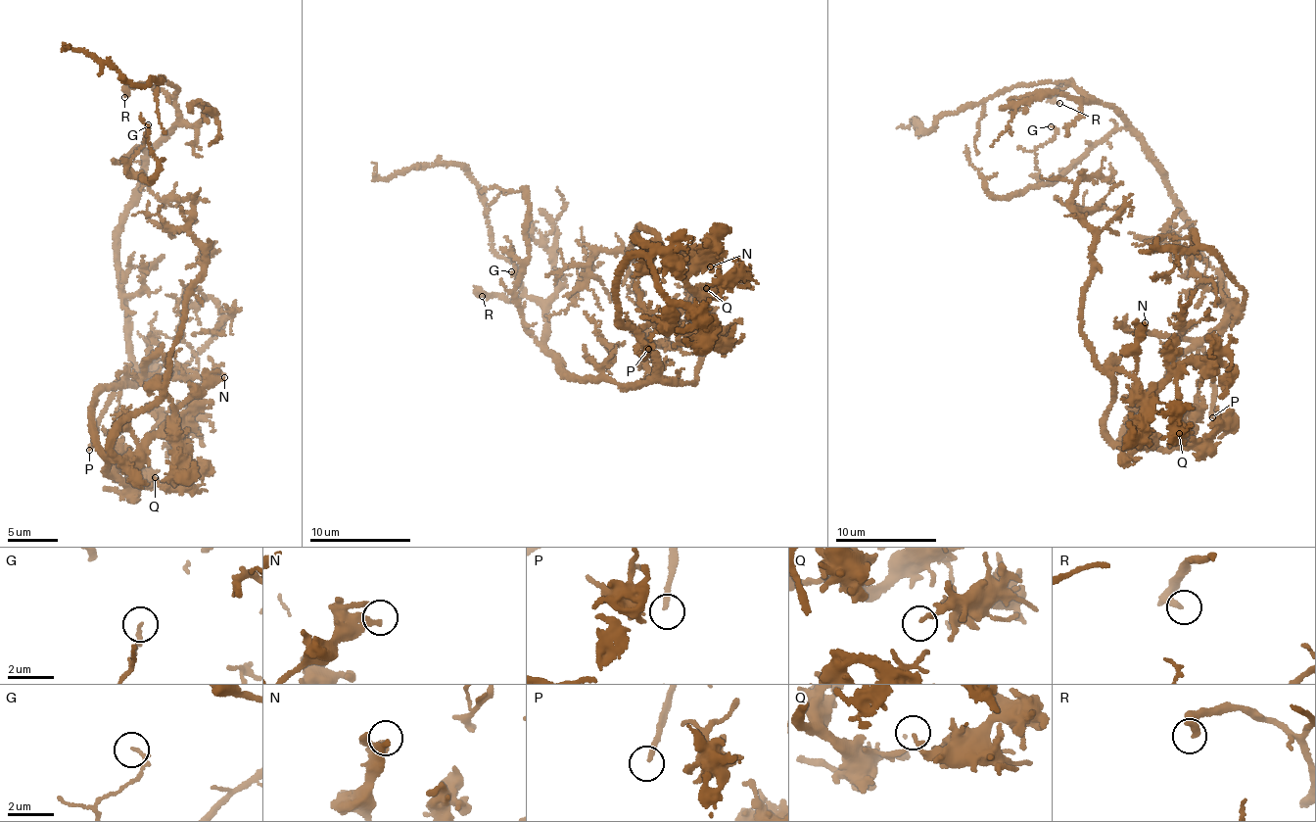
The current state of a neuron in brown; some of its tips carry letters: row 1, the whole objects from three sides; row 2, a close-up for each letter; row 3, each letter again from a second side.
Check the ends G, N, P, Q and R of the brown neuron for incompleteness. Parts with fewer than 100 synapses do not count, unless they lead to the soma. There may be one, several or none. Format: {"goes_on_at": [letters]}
{"goes_on_at": ["P"]}

